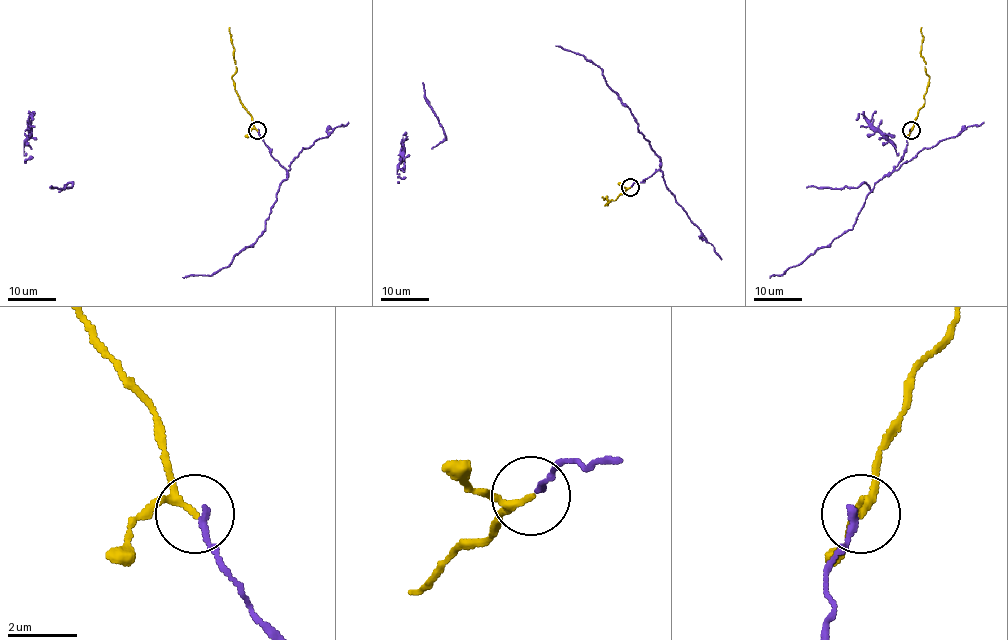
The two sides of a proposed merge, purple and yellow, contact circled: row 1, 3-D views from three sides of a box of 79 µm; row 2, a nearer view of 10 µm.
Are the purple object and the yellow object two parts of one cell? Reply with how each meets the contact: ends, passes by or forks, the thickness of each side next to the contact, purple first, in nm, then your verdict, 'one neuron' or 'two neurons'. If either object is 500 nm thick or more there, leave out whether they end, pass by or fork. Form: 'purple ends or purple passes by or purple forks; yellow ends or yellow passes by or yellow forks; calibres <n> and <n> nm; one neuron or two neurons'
purple ends; yellow passes by; calibres 180 and 150 nm; one neuron

